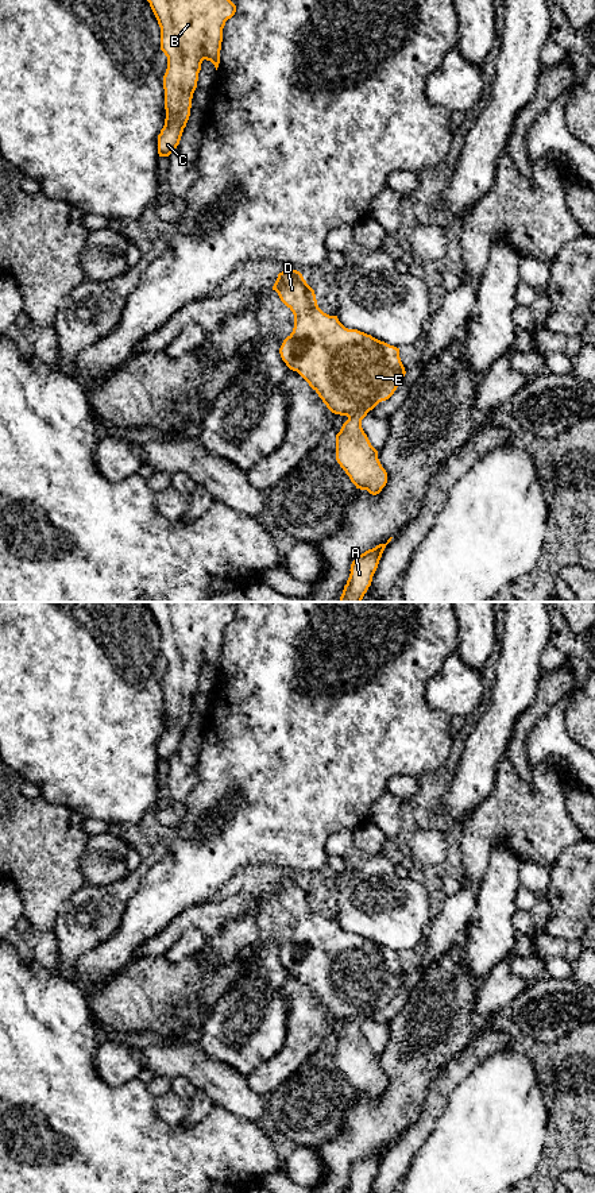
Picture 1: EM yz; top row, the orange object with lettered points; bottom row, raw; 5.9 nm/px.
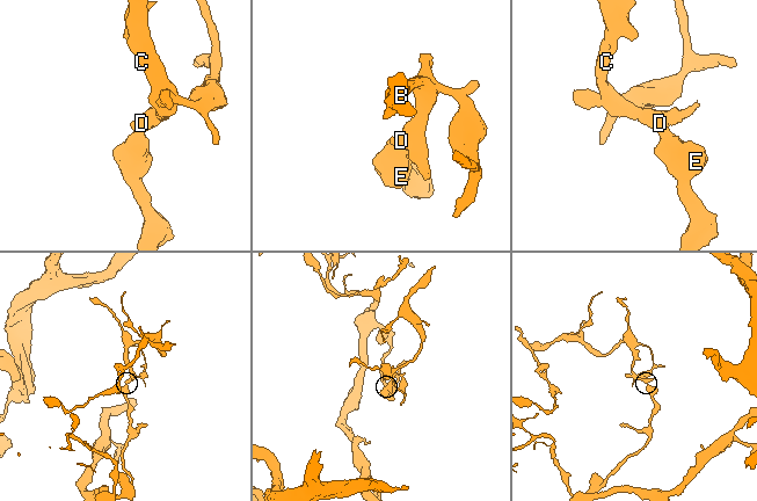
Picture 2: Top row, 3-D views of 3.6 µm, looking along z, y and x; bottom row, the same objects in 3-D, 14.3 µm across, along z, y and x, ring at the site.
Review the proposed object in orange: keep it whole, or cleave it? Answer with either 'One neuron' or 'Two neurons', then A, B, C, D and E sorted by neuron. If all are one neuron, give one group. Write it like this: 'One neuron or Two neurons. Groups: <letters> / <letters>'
One neuron. Groups: A B C D E

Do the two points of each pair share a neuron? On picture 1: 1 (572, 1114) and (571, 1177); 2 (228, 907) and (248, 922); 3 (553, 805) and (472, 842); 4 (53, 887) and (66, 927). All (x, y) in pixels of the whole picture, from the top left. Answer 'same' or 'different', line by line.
1: different
2: different
3: same
4: different

